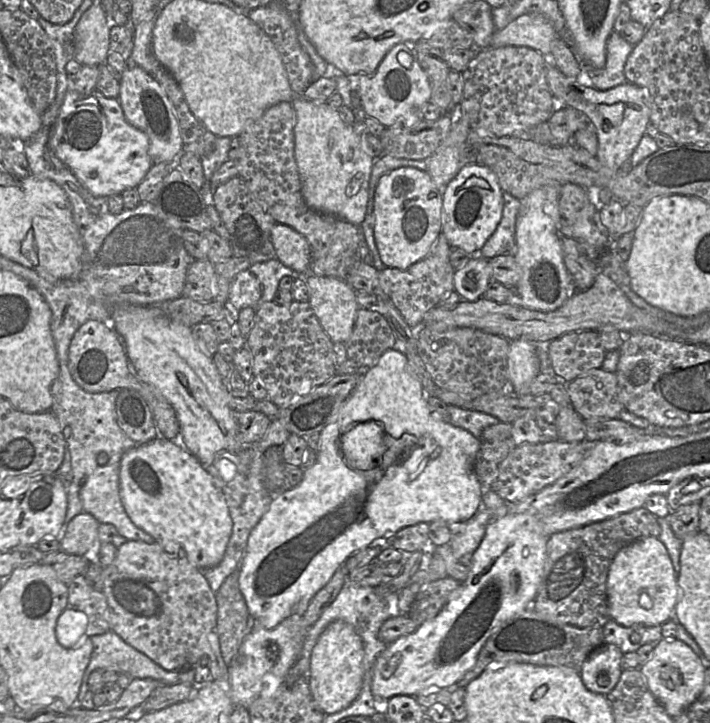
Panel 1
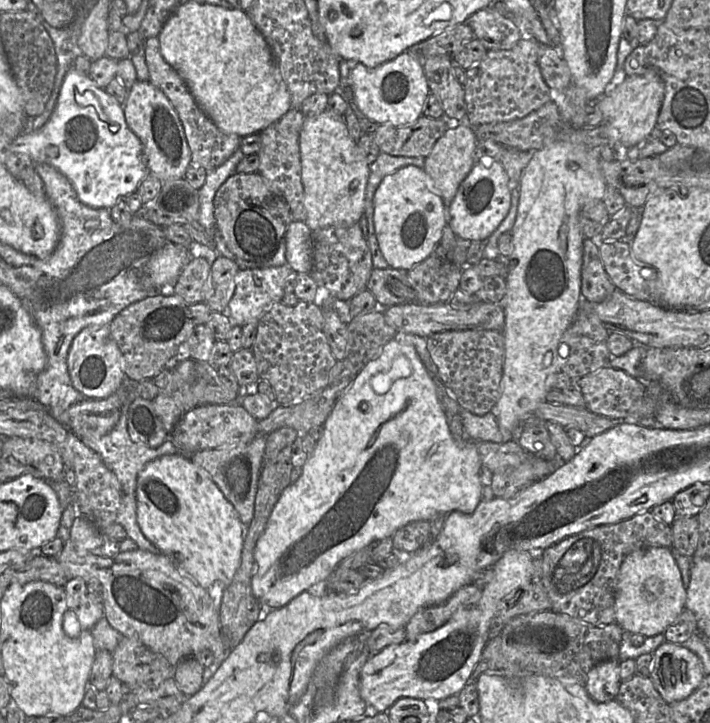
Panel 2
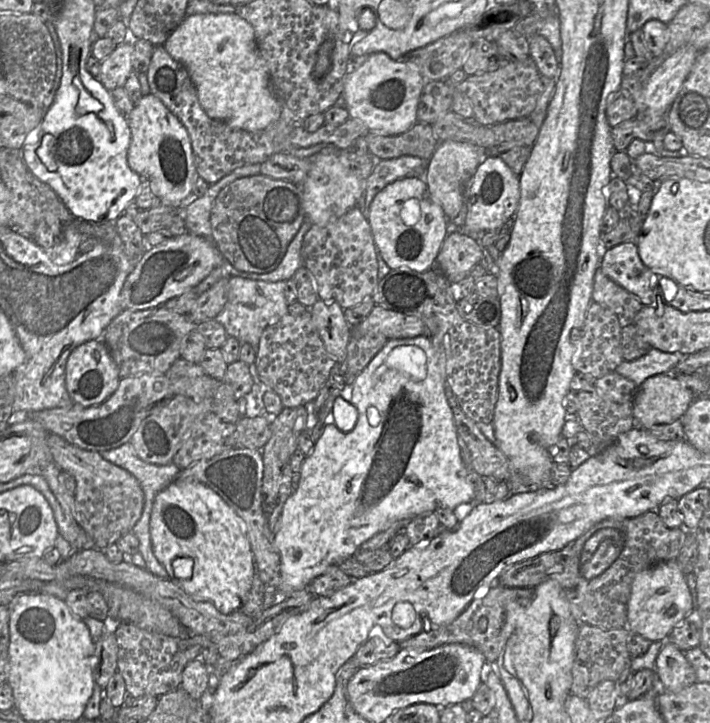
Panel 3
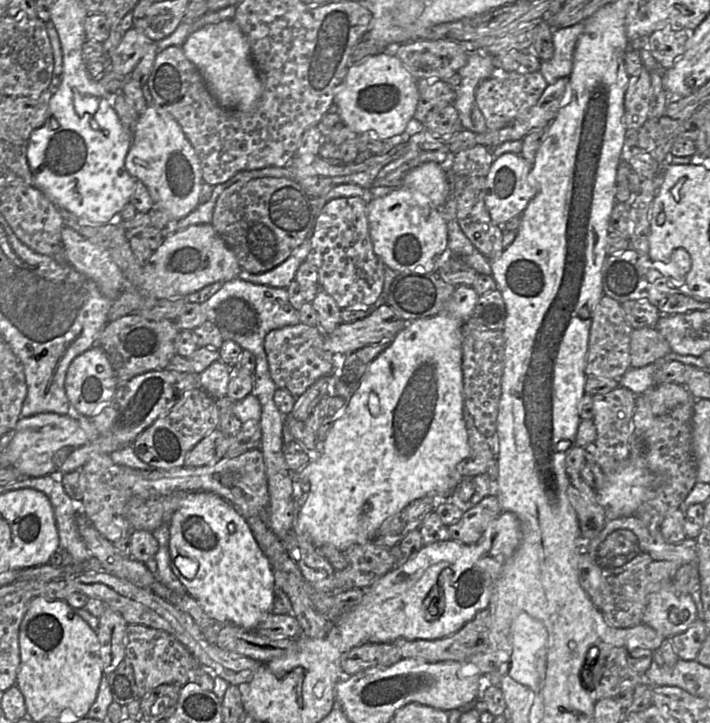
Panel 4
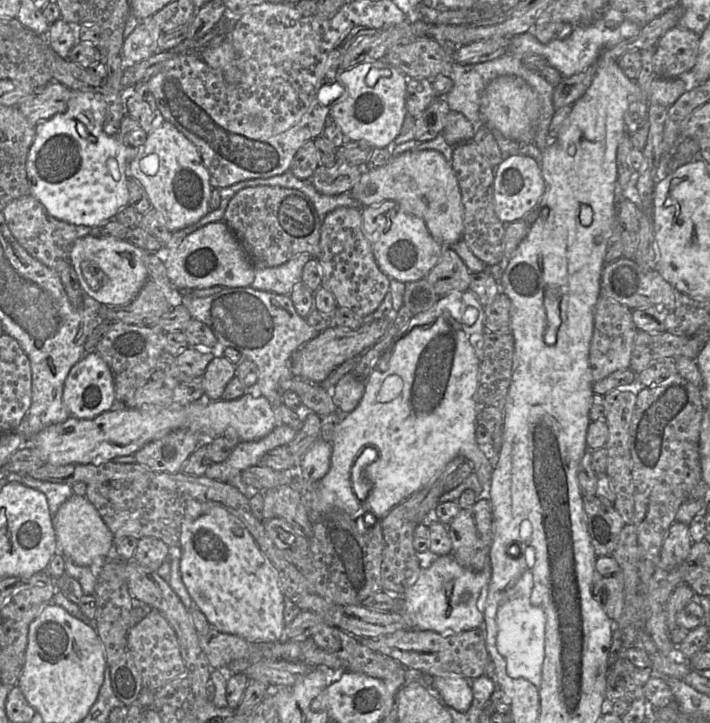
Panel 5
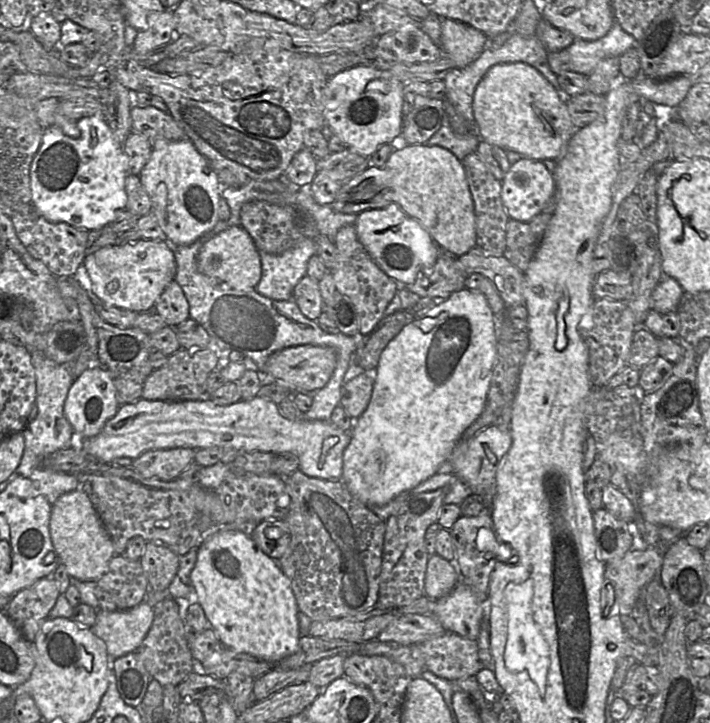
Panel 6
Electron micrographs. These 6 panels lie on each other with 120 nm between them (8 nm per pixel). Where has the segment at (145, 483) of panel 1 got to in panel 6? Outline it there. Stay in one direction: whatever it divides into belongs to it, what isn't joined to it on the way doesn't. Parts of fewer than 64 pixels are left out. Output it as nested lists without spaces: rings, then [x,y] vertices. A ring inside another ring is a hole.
[[[222,530],[206,538],[198,547],[191,580],[198,604],[226,647],[273,664],[297,651],[299,608],[290,580],[251,536]]]

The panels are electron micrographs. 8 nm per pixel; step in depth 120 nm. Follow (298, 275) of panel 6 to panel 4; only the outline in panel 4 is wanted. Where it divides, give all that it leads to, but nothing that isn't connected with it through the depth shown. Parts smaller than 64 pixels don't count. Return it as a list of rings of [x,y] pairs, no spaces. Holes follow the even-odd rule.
[[[307,238],[293,250],[291,255],[283,263],[274,269],[260,274],[253,274],[241,270],[238,278],[254,284],[286,289],[295,279],[298,268],[306,261],[310,250],[311,241],[310,238]]]

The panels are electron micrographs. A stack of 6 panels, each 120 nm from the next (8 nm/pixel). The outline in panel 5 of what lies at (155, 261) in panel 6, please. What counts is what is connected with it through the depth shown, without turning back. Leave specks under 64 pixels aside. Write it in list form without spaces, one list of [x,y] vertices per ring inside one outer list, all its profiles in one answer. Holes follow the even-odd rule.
[[[89,234],[84,235],[82,237],[79,237],[73,245],[73,248],[70,253],[70,263],[73,266],[75,273],[78,277],[78,280],[83,288],[83,290],[90,295],[92,298],[94,298],[96,301],[101,303],[102,305],[122,305],[126,304],[130,301],[132,301],[137,294],[140,292],[142,287],[144,286],[147,278],[148,278],[148,271],[146,267],[146,254],[148,253],[153,253],[153,252],[147,252],[132,243],[130,243],[127,240],[120,240],[120,239],[115,239],[115,238],[95,238]]]

